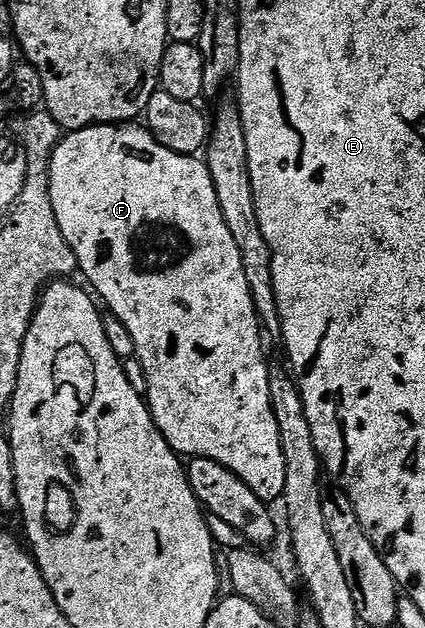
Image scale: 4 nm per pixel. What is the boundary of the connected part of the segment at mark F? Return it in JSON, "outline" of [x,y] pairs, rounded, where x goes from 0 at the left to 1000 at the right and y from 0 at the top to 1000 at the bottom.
{"outline":[[[322,196],[216,199],[202,205],[155,210],[125,236],[115,255],[115,303],[120,323],[129,330],[129,346],[139,349],[139,368],[148,368],[148,381],[158,381],[174,406],[181,408],[188,439],[195,438],[212,447],[207,452],[216,465],[240,481],[247,478],[256,484],[254,497],[289,513],[299,527],[308,530],[308,540],[322,554],[320,573],[332,576],[341,592],[336,613],[339,618],[351,618],[346,643],[360,658],[360,672],[374,680],[374,686],[388,694],[409,721],[445,731],[485,728],[511,734],[553,756],[562,756],[562,763],[572,763],[572,769],[581,769],[581,775],[591,775],[591,782],[600,782],[600,788],[609,788],[614,798],[659,799],[671,788],[675,750],[656,674],[638,639],[633,608],[638,576],[624,570],[624,549],[614,545],[619,516],[593,476],[591,457],[584,454],[574,430],[572,406],[518,333],[506,291],[499,290],[496,272],[485,258],[442,244],[414,244],[384,234],[360,220],[348,204]]]}

